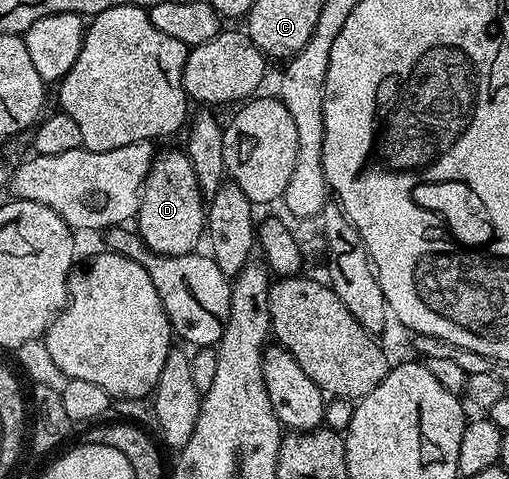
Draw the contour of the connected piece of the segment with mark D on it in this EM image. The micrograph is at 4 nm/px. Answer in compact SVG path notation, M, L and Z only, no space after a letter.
M185 151L155 155L142 188L142 204L136 217L136 231L143 244L159 256L179 256L195 251L199 247L198 239L201 241L204 236L206 210L196 170L192 170L192 162Z

